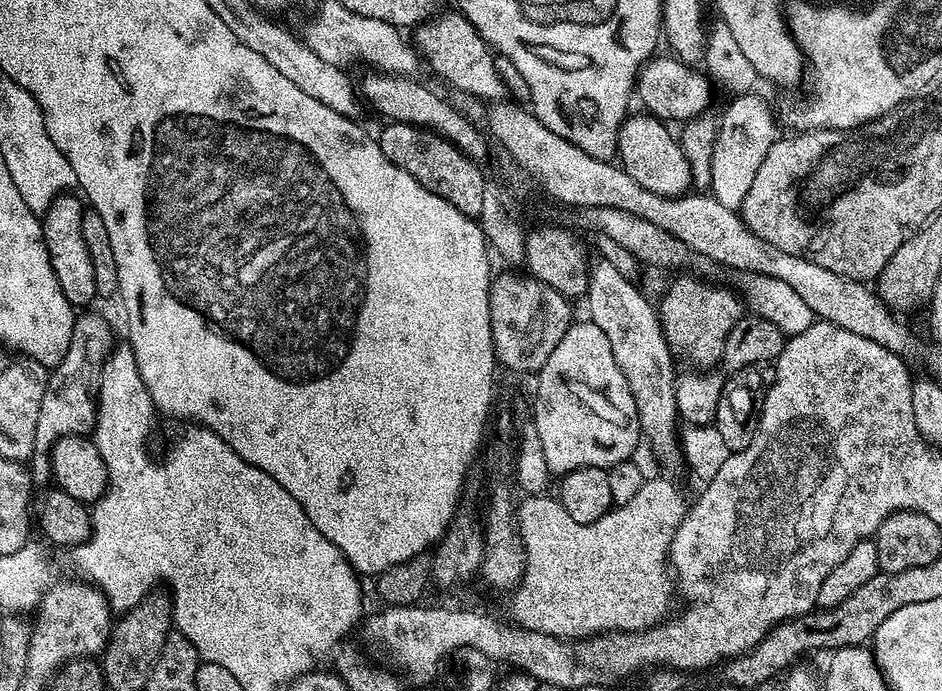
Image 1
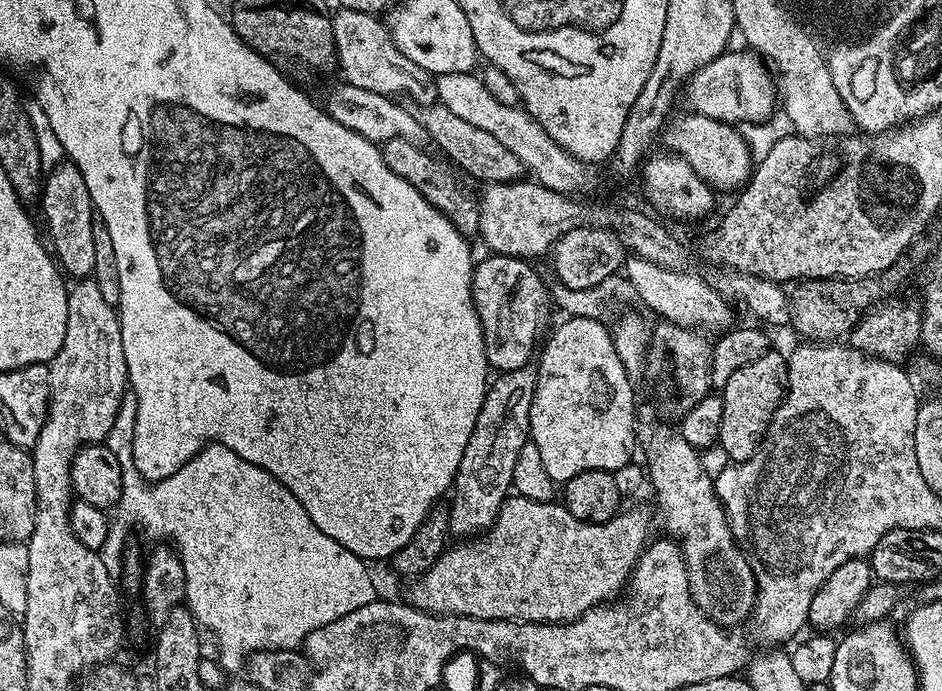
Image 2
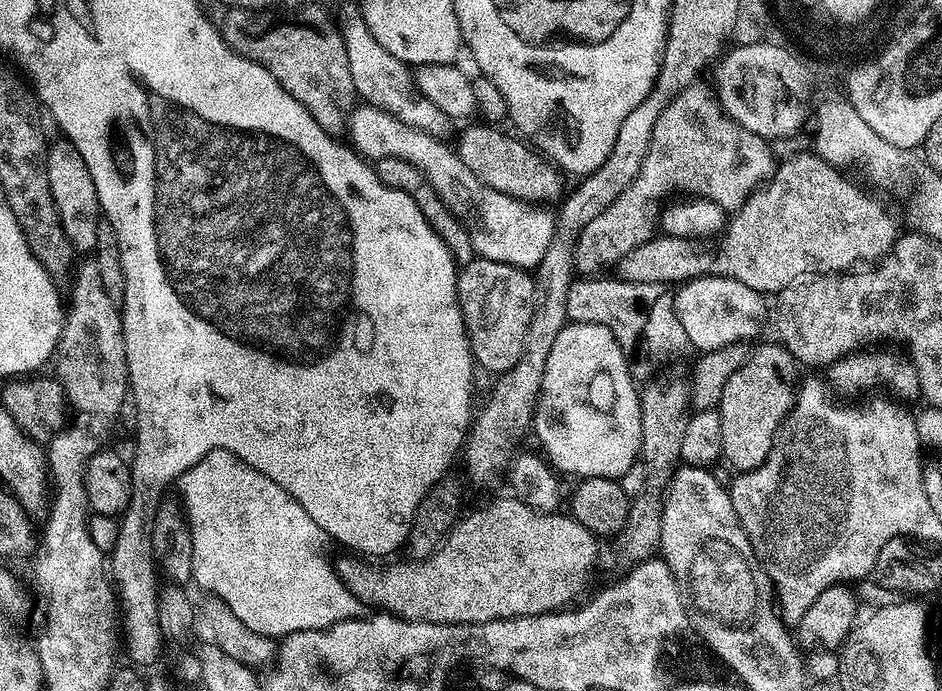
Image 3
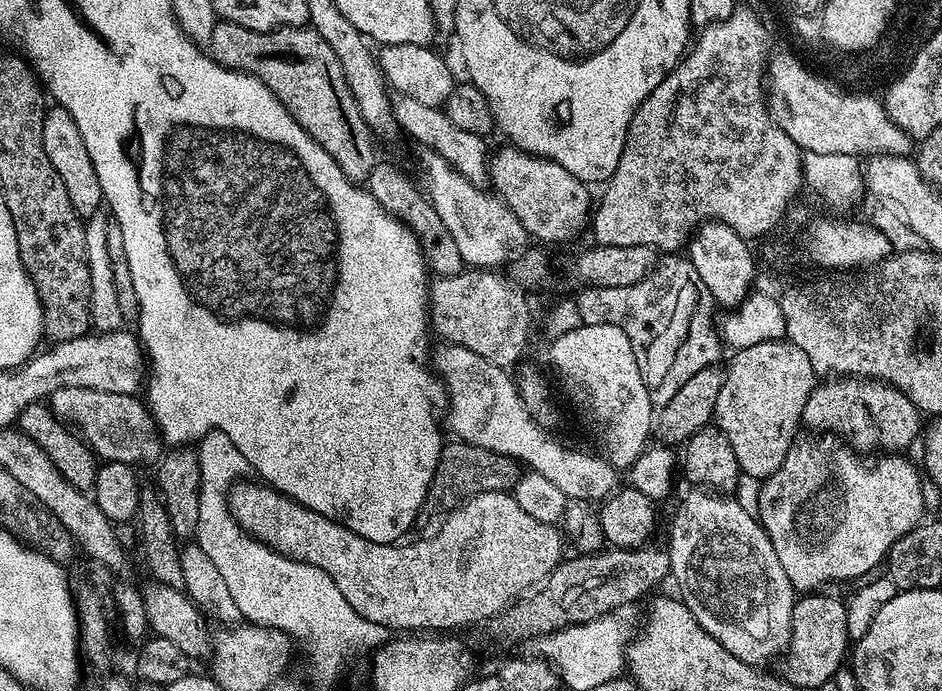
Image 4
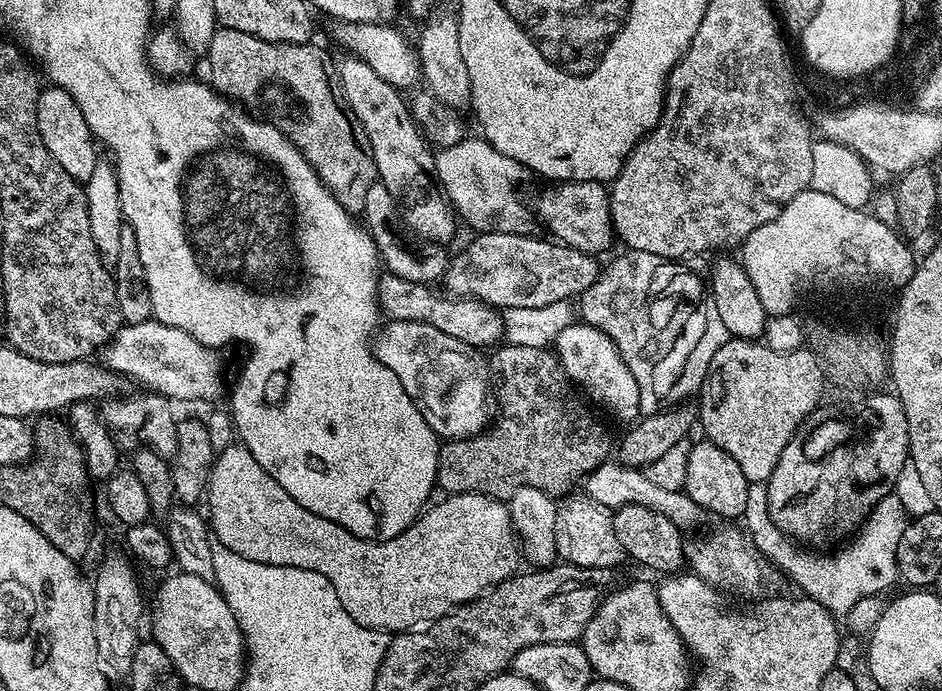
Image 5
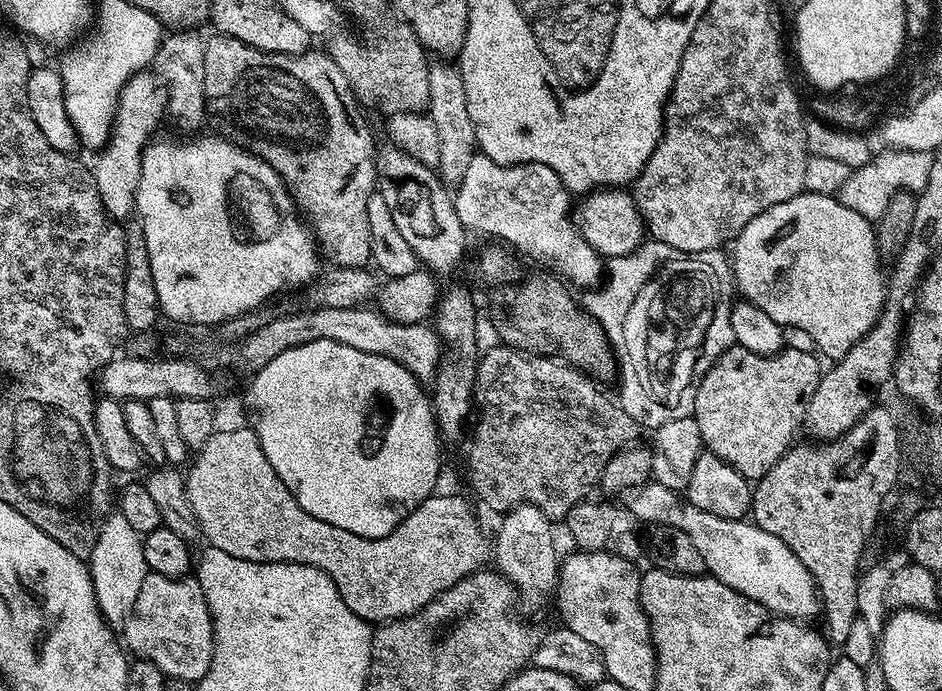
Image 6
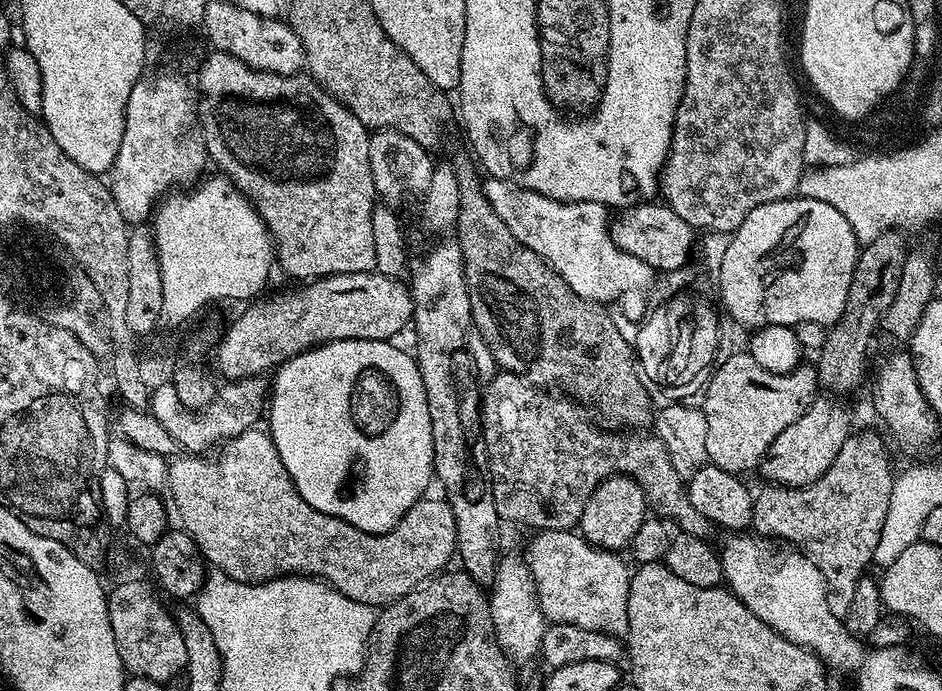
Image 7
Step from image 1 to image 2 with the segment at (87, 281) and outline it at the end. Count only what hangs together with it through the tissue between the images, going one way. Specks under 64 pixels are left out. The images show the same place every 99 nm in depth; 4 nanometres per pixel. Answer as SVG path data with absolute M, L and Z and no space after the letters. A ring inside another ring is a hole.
M71 162L57 163L56 169L47 173L42 184L42 201L44 200L44 220L48 223L48 232L52 235L50 252L57 265L72 278L88 278L95 270L95 252L93 239L92 199L90 190L86 190L86 178Z

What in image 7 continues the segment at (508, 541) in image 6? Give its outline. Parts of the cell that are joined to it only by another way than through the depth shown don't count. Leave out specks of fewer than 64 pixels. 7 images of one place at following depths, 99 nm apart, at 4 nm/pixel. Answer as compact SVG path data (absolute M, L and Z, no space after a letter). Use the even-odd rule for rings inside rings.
M501 559L496 566L496 578L490 585L490 614L494 622L496 640L509 661L528 664L540 656L546 621L536 597L536 583L527 563L511 564Z

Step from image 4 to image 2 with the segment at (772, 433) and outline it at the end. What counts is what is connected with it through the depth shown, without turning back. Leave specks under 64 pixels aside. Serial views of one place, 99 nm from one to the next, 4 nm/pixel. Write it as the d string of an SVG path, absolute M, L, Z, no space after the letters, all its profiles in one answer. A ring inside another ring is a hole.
M769 350L762 358L746 362L742 370L734 370L734 374L730 374L730 382L726 382L722 390L722 430L718 441L729 461L748 460L756 453L760 439L766 434L772 415L784 396L787 374L787 359L779 356L776 350Z

